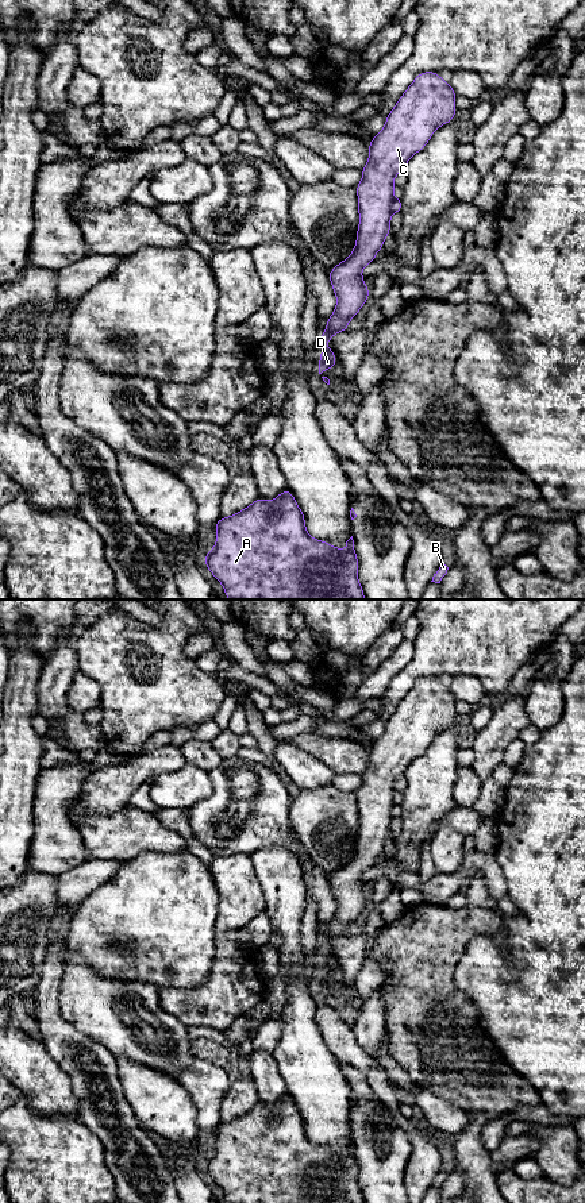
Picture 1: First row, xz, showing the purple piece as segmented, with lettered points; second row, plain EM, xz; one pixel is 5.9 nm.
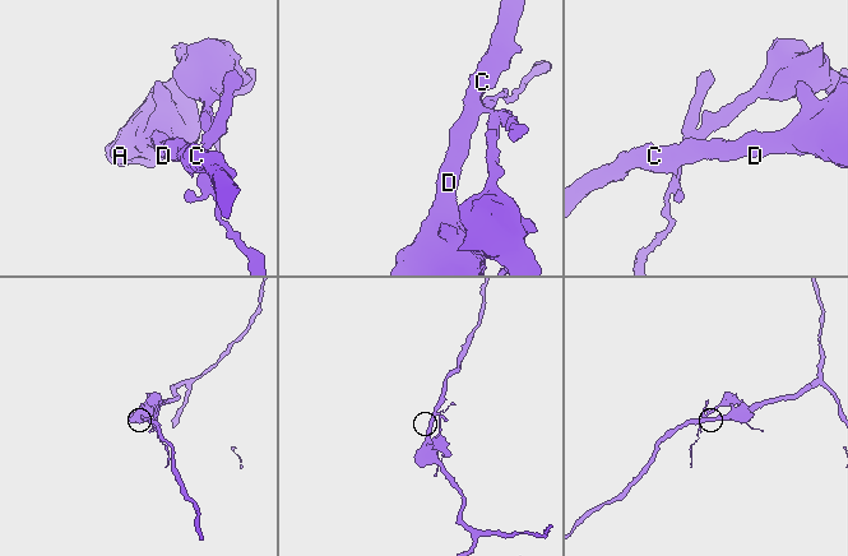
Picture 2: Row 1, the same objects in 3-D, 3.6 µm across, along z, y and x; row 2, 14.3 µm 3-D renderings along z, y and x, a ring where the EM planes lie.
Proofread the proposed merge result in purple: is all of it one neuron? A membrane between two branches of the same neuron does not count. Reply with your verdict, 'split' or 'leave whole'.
split

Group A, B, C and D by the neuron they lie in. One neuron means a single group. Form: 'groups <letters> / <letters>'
groups A C D / B

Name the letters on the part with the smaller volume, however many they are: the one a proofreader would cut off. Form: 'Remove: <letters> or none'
Remove: B

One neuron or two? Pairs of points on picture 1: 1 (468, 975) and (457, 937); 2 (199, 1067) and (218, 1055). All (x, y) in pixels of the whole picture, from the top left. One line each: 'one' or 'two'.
1: two
2: two

